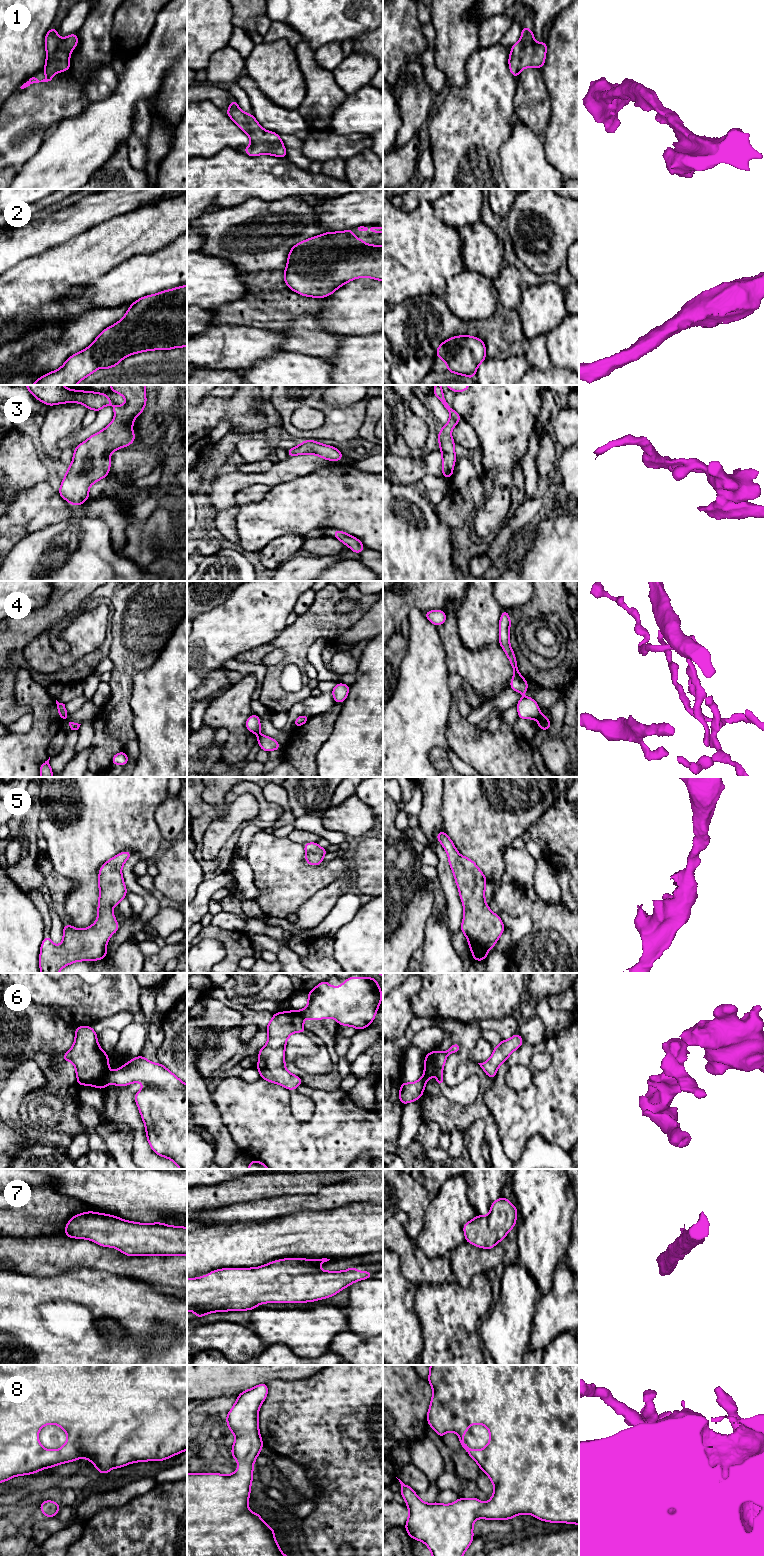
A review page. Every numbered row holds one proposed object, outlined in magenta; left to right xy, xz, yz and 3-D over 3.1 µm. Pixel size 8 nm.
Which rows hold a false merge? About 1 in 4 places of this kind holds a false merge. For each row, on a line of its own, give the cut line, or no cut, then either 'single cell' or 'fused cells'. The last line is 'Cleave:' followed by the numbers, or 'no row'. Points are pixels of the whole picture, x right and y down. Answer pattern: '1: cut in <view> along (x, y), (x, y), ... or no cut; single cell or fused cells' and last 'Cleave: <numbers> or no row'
1: no cut; single cell
2: no cut; single cell
3: no cut; single cell
4: cut in yz along (540, 713), (536, 718); fused cells
5: no cut; single cell
6: cut in xy along (110, 1072), (101, 1088); fused cells
7: no cut; single cell
8: no cut; single cell
Cleave: 4, 6

